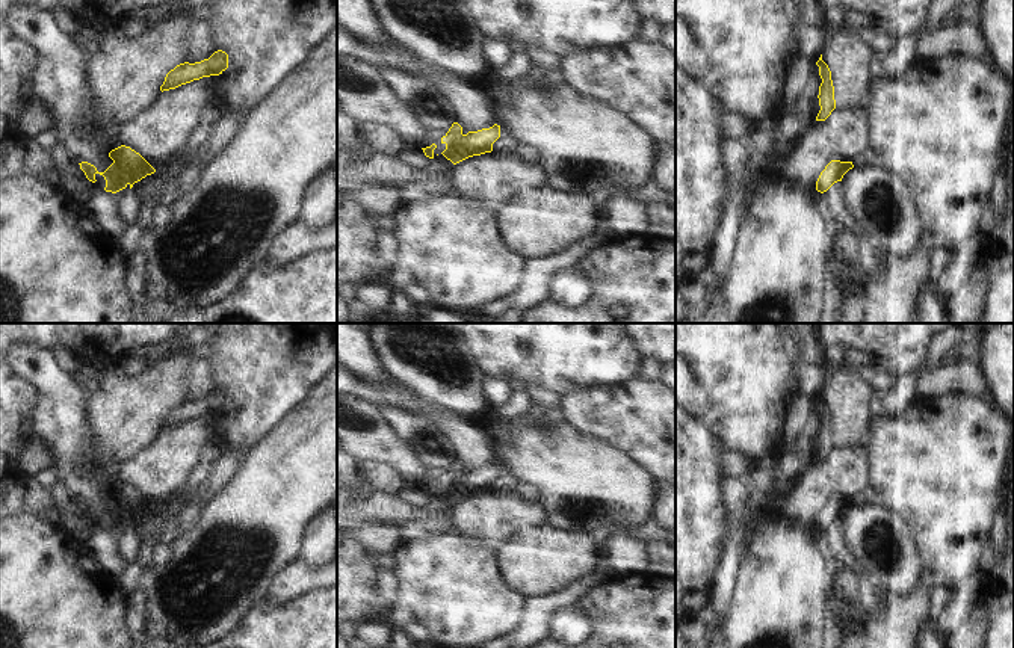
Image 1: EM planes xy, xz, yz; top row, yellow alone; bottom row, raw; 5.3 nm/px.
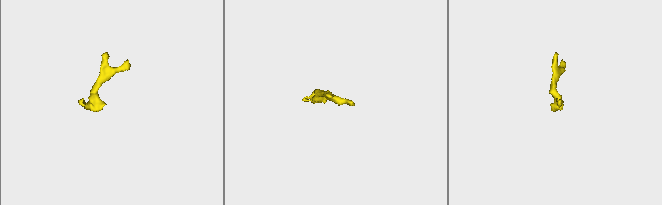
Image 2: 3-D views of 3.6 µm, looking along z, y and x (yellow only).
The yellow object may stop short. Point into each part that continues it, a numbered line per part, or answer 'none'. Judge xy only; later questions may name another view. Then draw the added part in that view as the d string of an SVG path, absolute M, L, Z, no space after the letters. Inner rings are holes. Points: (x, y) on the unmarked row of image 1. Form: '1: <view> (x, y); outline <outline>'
none

